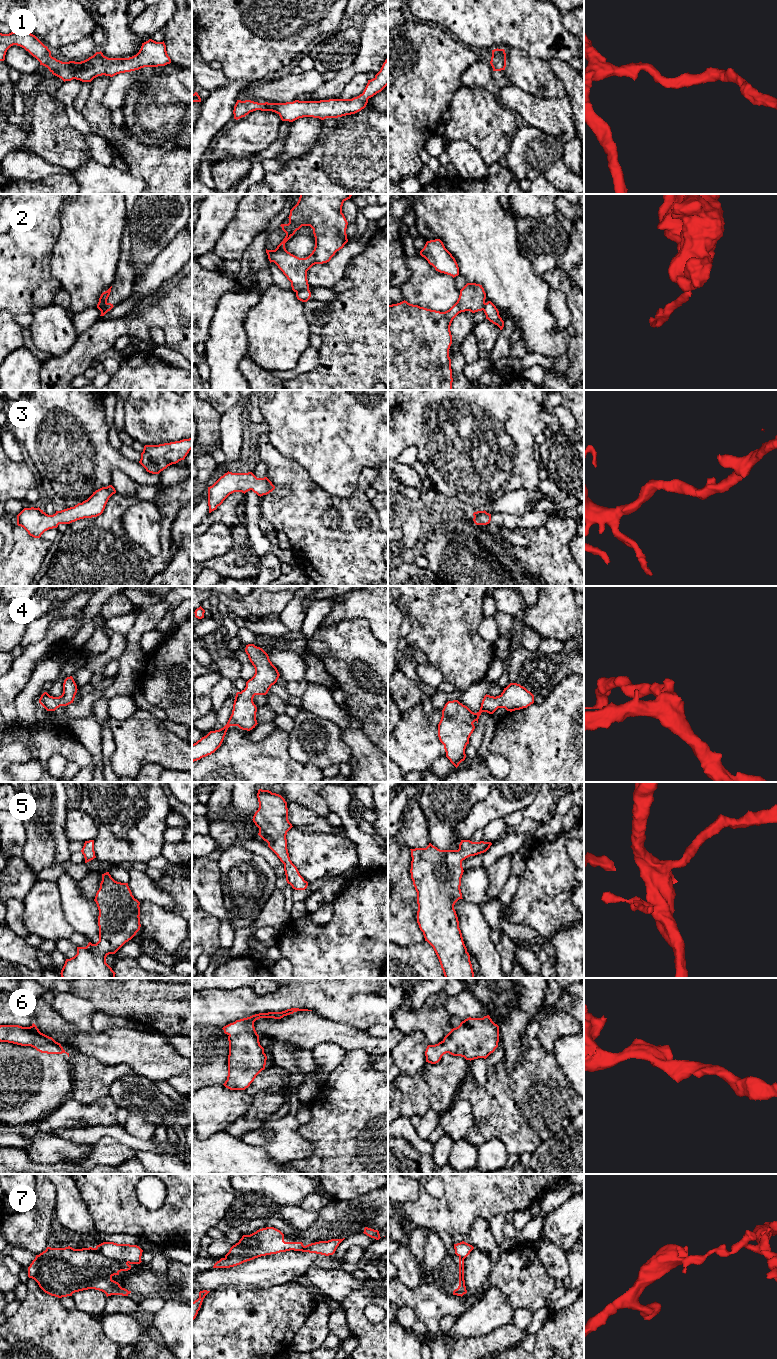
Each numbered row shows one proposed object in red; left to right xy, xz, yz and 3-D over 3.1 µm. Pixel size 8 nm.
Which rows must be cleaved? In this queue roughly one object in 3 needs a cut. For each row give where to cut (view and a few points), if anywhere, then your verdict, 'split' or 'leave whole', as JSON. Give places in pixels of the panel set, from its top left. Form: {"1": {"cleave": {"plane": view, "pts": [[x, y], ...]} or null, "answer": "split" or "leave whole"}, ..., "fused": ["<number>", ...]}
{"1": {"cleave": null, "answer": "leave whole"}, "2": {"cleave": {"plane": "xz", "pts": [[308, 287], [296, 293]]}, "answer": "split"}, "3": {"cleave": null, "answer": "leave whole"}, "4": {"cleave": null, "answer": "leave whole"}, "5": {"cleave": null, "answer": "leave whole"}, "6": {"cleave": null, "answer": "leave whole"}, "7": {"cleave": {"plane": "xy", "pts": [[95, 1248], [107, 1257], [127, 1263]]}, "answer": "split"}, "fused": ["2", "7"]}

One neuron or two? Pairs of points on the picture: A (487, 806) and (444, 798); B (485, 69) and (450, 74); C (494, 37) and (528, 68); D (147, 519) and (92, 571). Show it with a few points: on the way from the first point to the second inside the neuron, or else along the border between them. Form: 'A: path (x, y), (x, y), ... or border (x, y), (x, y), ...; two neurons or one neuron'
A: border (490, 792), (460, 821); two neurons
B: border (480, 59), (472, 63), (462, 74), (461, 85); two neurons
C: border (504, 48), (520, 48), (528, 55); two neurons
D: border (123, 513), (123, 530), (146, 551); two neurons

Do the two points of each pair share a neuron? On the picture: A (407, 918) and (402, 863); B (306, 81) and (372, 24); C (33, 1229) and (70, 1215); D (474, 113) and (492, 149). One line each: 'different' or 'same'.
A: same
B: different
C: different
D: same

